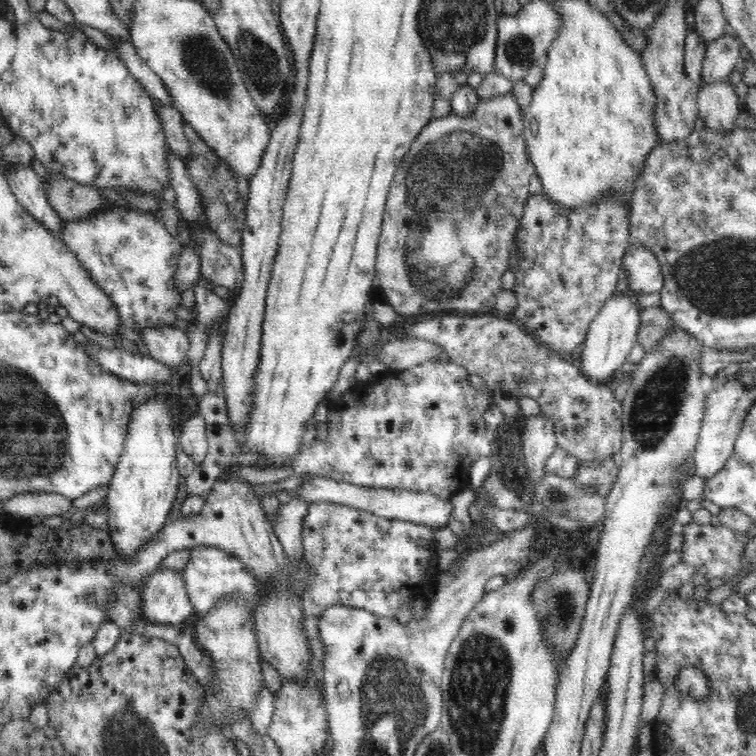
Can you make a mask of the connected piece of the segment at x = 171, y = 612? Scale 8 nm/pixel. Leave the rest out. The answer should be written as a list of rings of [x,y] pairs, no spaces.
[[[158,569],[142,588],[143,615],[146,623],[180,624],[195,613],[178,570]]]

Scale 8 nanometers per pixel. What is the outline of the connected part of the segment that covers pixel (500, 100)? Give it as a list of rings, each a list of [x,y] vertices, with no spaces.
[[[512,92],[500,95],[490,100],[480,99],[471,115],[458,116],[451,111],[447,116],[433,118],[424,127],[411,144],[408,152],[400,161],[394,173],[385,204],[381,233],[377,244],[376,284],[384,298],[394,307],[396,313],[408,318],[425,317],[426,315],[458,312],[468,315],[472,312],[486,313],[496,304],[496,296],[502,290],[502,275],[510,268],[510,248],[514,240],[520,219],[522,218],[525,202],[530,196],[528,182],[536,174],[536,167],[532,163],[526,143],[523,139],[523,112]]]

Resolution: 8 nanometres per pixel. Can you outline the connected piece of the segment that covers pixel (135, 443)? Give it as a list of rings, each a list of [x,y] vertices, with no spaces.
[[[165,396],[148,398],[144,404],[129,416],[127,433],[125,434],[124,448],[120,455],[118,468],[110,479],[107,497],[108,505],[108,532],[114,543],[114,550],[122,557],[135,555],[169,520],[173,502],[180,486],[180,477],[177,464],[176,448],[179,427],[172,419],[171,406]]]

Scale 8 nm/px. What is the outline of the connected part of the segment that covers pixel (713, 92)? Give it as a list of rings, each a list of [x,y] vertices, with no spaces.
[[[729,79],[701,83],[697,87],[698,116],[704,120],[705,128],[728,134],[736,128],[736,117],[743,104]]]

